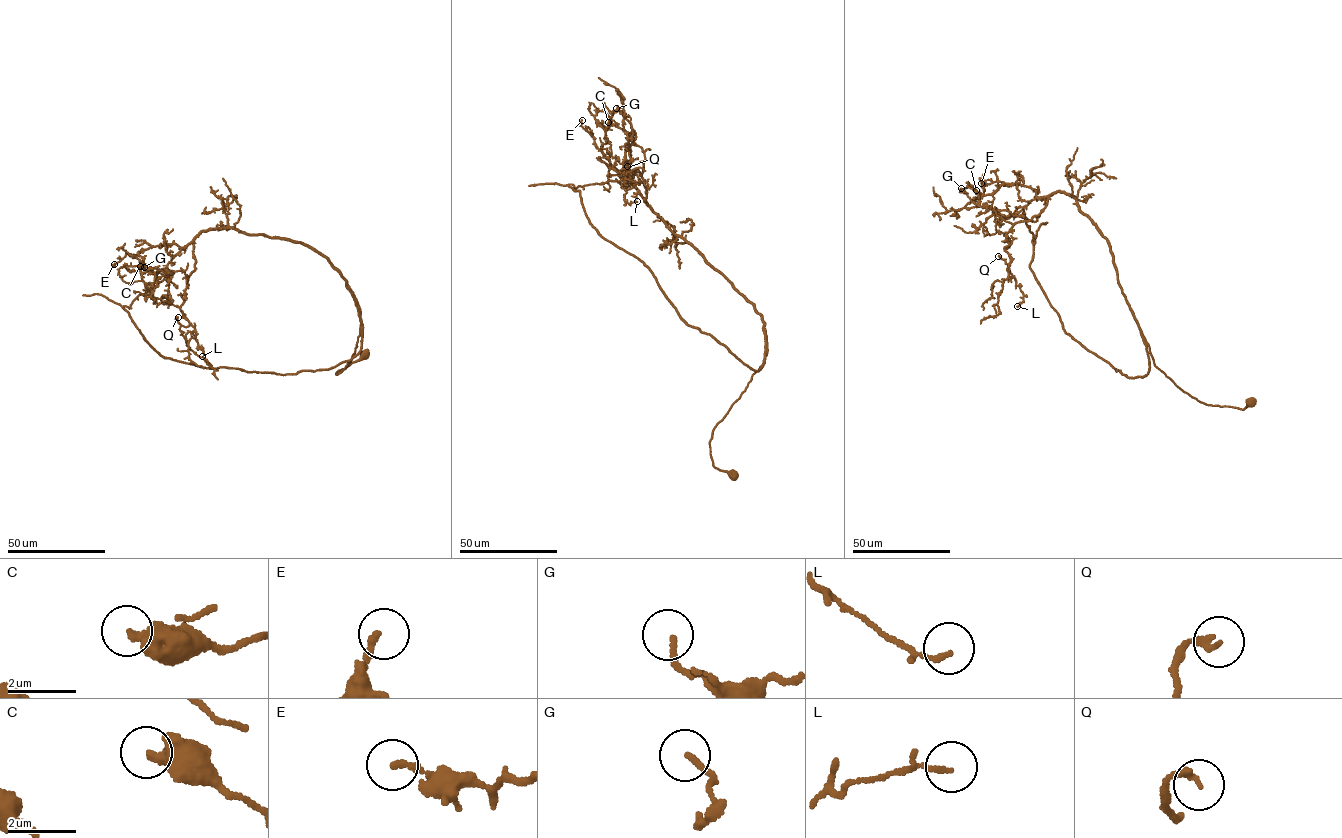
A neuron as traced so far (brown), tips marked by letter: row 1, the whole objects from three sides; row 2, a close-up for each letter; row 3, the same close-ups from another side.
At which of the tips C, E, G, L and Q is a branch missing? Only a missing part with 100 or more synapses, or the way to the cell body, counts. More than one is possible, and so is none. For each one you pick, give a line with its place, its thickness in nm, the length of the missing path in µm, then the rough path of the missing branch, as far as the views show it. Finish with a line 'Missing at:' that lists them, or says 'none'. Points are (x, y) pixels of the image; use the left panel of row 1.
Missing at: none

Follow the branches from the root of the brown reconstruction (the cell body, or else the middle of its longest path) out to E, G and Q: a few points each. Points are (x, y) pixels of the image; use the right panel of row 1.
E: (1249, 402), (1202, 403), (1155, 365), (1108, 243), (1076, 199), (981, 183)
G: (1249, 402), (1202, 403), (1155, 365), (1108, 243), (1076, 199), (1055, 192), (1037, 215), (1012, 224), (961, 188)
Q: (1249, 402), (1202, 403), (1155, 365), (1108, 243), (1076, 199), (1053, 194), (1006, 233), (1008, 270), (998, 256)

